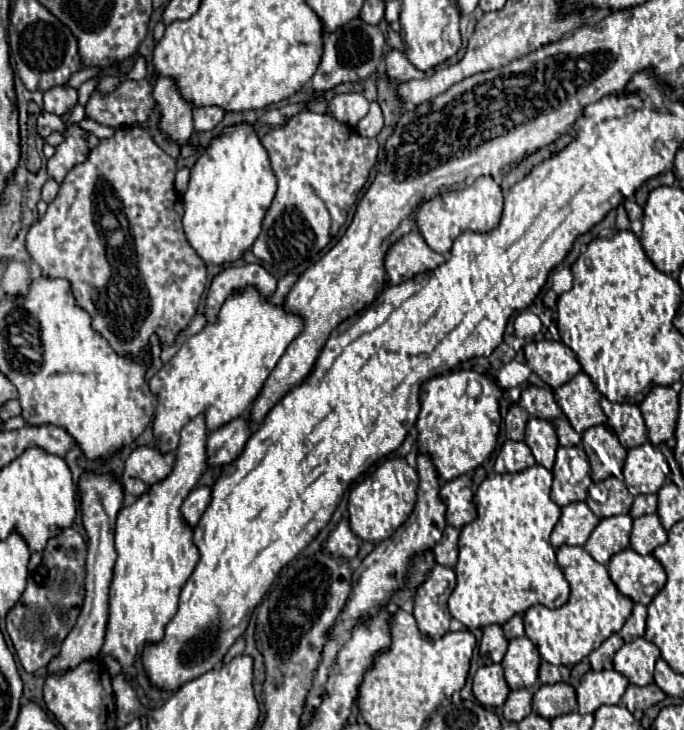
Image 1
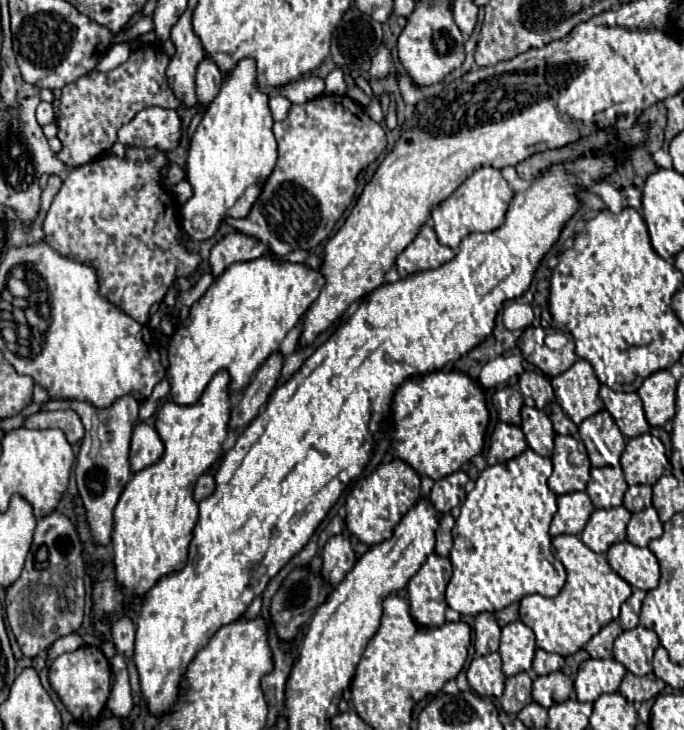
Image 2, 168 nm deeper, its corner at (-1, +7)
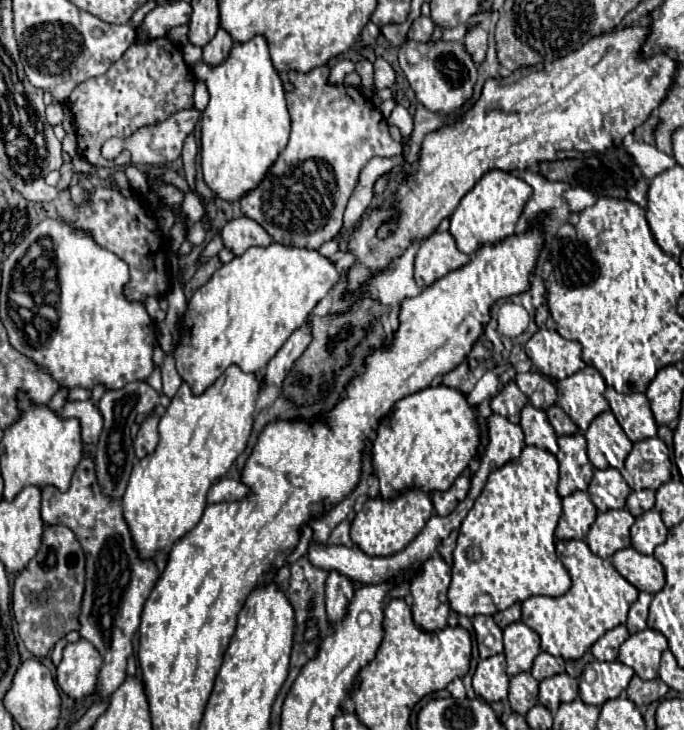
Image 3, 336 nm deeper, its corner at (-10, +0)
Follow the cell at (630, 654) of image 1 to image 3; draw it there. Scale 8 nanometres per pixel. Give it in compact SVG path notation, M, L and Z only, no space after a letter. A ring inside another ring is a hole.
M644 629L630 635L620 645L618 661L632 667L638 677L654 679L658 675L660 655L664 649L668 649L666 637L654 629Z

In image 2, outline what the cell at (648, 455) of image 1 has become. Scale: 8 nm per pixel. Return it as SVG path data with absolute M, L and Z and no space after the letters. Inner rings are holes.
M641 434L627 440L627 448L620 458L627 484L649 484L653 486L663 476L665 446L651 434Z

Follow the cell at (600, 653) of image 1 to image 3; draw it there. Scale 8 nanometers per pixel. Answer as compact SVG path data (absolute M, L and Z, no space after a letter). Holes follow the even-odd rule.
M618 625L610 631L606 631L594 645L592 645L592 655L598 661L614 661L618 657L620 645L628 639L628 629L624 625Z

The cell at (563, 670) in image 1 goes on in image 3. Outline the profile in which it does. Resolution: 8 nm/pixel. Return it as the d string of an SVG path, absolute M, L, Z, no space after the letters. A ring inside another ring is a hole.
M542 651L536 659L534 659L534 665L532 665L532 671L534 679L542 681L546 677L552 677L552 675L558 675L558 673L564 673L564 661L560 657L552 657L550 653Z

